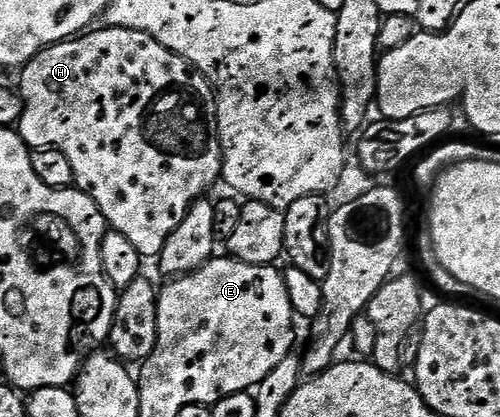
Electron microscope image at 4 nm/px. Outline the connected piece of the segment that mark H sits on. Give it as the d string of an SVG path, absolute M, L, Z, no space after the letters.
M108 25L98 26L96 29L90 29L74 38L64 39L62 43L56 43L47 49L43 49L31 62L20 68L19 75L21 75L19 94L21 97L21 104L23 105L23 113L21 114L21 122L19 124L21 139L33 151L42 151L50 147L59 153L63 153L63 157L67 157L67 161L71 161L71 169L75 169L76 190L82 191L87 197L91 197L91 201L95 201L95 205L99 205L99 209L103 213L106 224L108 224L112 230L123 233L123 237L127 237L127 241L131 241L131 245L135 245L135 249L139 249L141 256L146 260L156 260L161 254L163 245L167 245L167 237L171 237L171 233L175 233L175 229L179 229L179 225L183 225L183 217L187 217L187 213L193 208L194 203L206 193L209 193L205 191L211 190L221 179L221 142L219 141L219 129L217 128L217 96L213 88L209 86L209 82L183 57L179 57L175 53L171 53L171 49L159 45L159 41L155 37L151 37L139 29L123 29L122 27L111 27Z

